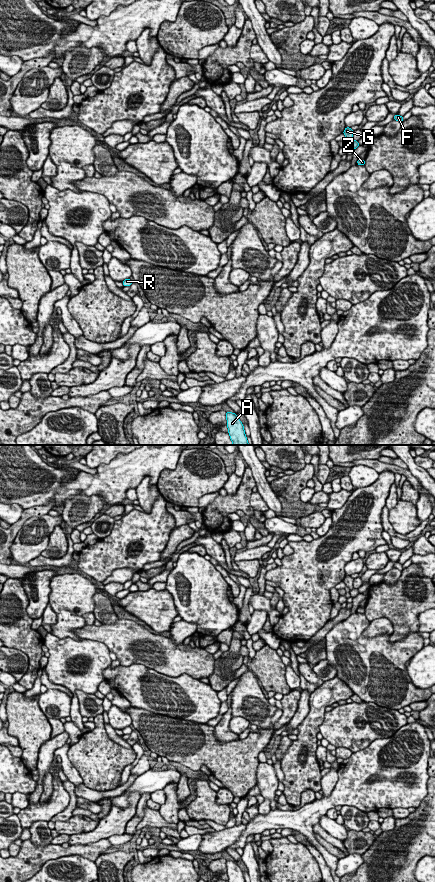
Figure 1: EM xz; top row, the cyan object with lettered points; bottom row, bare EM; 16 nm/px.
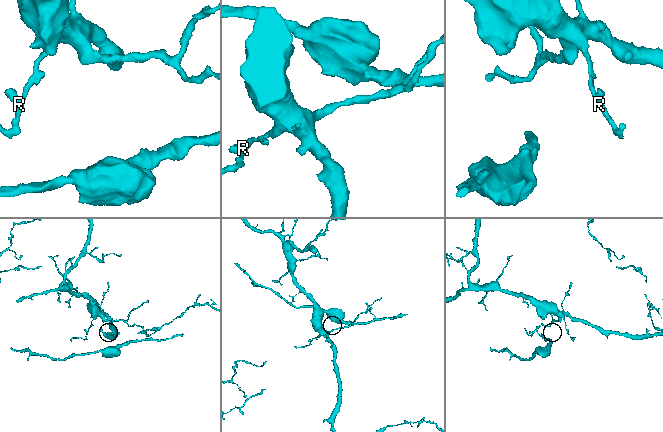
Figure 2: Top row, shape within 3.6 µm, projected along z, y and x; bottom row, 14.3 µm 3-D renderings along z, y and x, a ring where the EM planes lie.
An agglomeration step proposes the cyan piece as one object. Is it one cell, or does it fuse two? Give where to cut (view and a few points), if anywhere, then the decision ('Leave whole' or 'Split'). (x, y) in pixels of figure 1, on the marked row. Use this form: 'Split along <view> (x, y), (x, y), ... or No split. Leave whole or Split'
Split along xz (353, 140), (350, 142). Split

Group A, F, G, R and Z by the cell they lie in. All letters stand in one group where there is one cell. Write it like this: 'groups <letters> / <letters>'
groups A F R / G Z

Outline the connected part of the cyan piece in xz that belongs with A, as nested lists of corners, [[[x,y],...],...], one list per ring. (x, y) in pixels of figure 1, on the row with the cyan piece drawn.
[[[226,412],[227,427],[233,445],[249,445],[244,426],[236,413]]]

